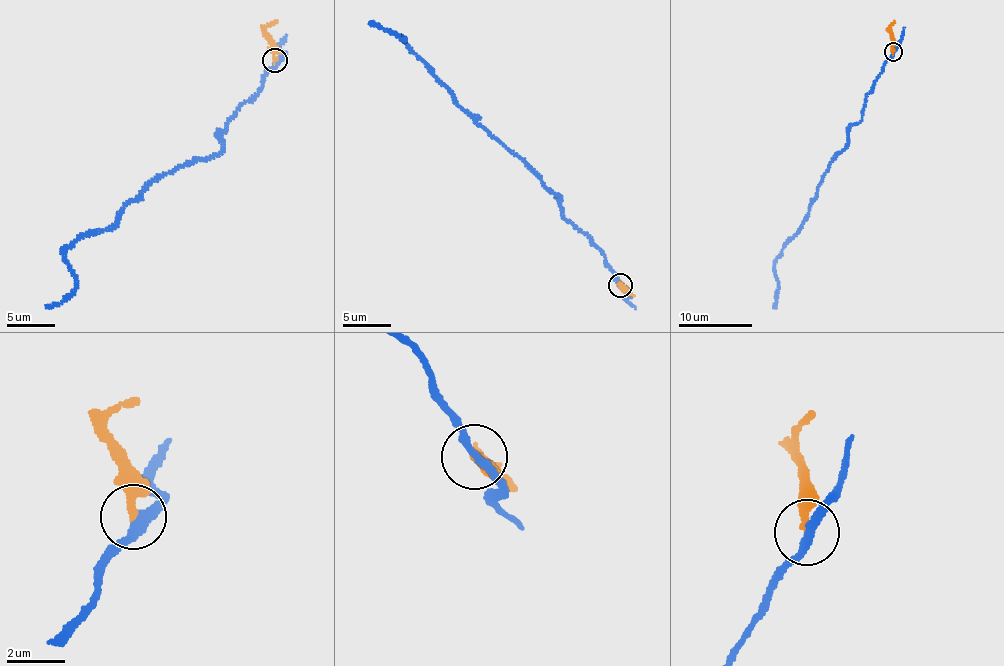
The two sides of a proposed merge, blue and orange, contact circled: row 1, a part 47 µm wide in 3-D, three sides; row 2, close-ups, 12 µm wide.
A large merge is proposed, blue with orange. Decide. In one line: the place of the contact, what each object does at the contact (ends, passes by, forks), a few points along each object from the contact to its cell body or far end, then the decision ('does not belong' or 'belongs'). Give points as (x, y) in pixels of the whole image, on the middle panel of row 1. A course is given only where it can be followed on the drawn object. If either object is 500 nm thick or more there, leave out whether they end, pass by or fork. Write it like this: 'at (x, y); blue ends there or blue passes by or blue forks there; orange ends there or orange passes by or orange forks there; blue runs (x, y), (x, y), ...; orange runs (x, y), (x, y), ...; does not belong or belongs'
at (620, 285); blue passes by; orange ends there; blue runs (618, 284), (603, 251), (565, 218), (556, 194), (462, 110), (434, 69), (401, 37), (403, 40), (369, 22); orange runs (619, 285), (634, 295); does not belong

